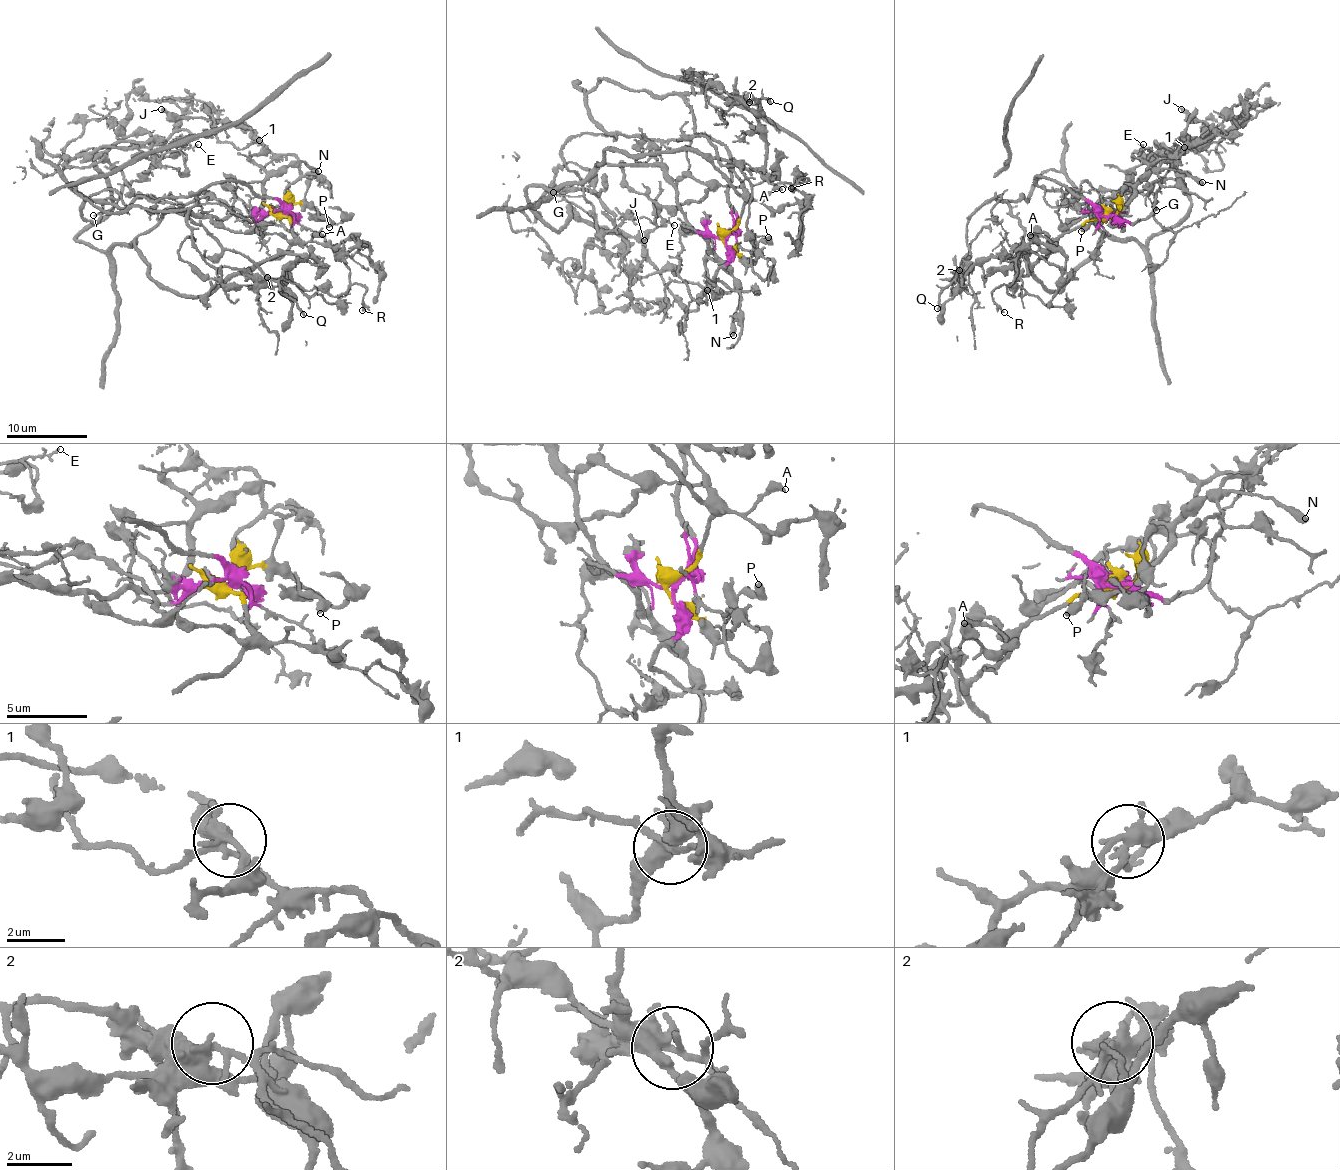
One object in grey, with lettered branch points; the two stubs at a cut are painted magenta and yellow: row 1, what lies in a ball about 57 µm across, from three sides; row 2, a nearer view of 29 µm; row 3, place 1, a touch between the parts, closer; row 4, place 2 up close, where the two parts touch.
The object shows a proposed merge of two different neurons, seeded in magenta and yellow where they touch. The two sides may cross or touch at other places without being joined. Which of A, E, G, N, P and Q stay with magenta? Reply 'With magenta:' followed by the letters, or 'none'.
With magenta: E, G, Q

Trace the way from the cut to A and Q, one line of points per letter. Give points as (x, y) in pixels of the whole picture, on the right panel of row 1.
A: (1108, 214), (1091, 219), (1050, 243), (1042, 237), (1030, 235)
Q: (1108, 214), (1036, 183), (1079, 199), (1048, 170), (1027, 200), (986, 203), (967, 219), (966, 269), (936, 309)

